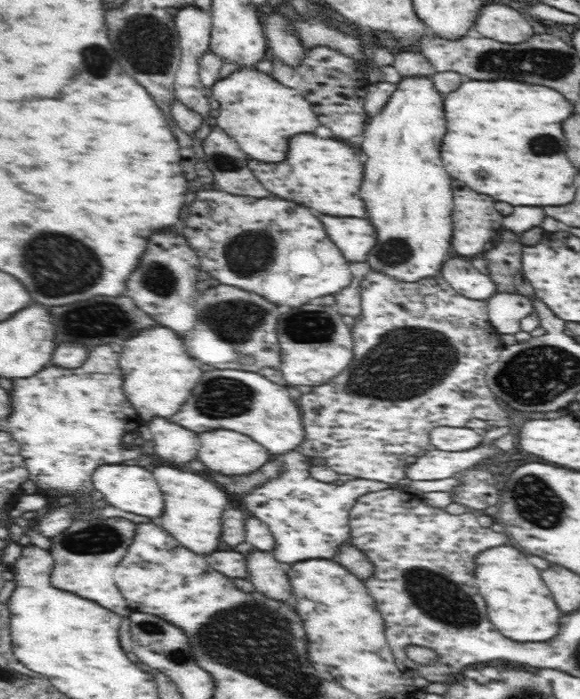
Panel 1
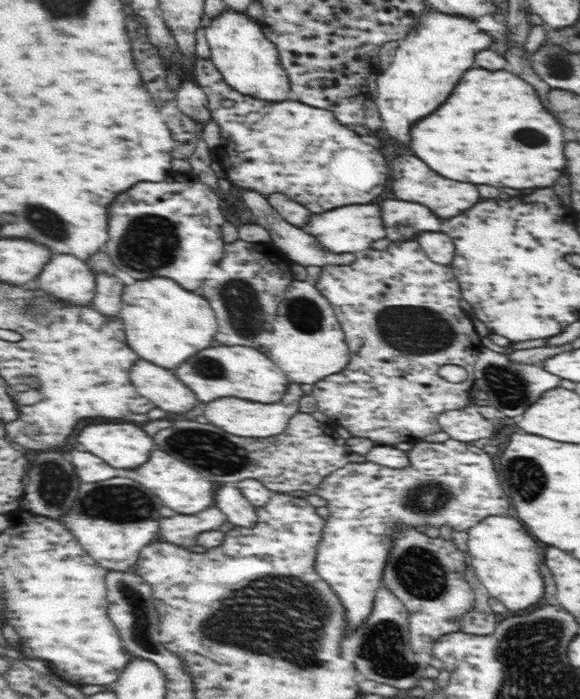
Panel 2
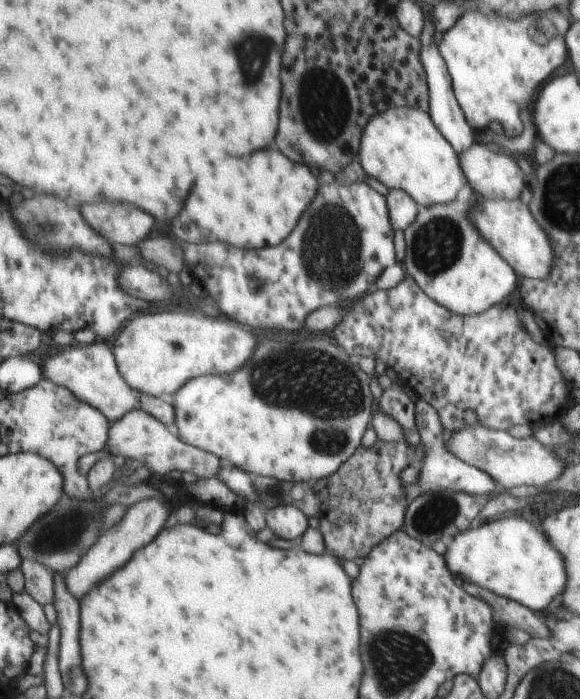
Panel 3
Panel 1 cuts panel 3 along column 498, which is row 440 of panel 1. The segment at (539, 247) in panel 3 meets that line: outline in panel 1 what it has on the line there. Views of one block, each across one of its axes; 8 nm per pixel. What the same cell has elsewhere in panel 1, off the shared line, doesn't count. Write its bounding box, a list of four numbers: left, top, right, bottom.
[198,430,272,477]

